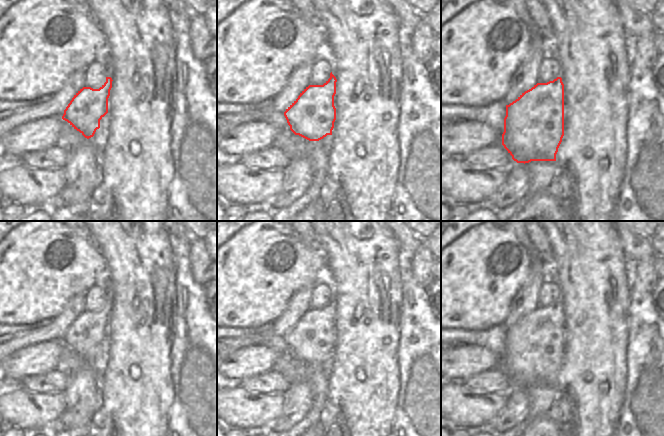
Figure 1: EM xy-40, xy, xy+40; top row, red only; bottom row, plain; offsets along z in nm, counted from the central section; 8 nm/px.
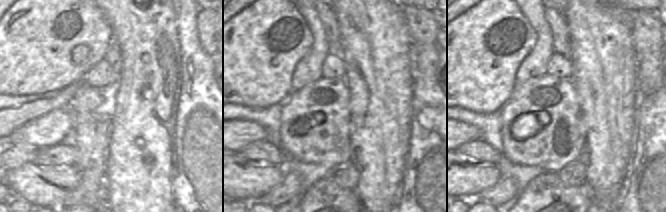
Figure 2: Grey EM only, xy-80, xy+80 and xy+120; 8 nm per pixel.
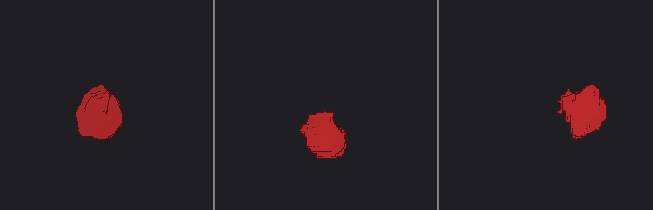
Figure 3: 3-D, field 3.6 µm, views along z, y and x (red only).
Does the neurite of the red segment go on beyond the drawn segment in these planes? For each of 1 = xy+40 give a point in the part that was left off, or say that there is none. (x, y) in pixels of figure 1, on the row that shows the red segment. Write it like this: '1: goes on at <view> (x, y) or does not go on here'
1: does not go on here

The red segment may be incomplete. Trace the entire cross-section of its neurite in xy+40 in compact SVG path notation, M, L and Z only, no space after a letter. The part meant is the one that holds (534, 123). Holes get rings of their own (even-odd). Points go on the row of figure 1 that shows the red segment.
M561 77L537 83L506 105L502 145L517 163L556 161L564 136Z

